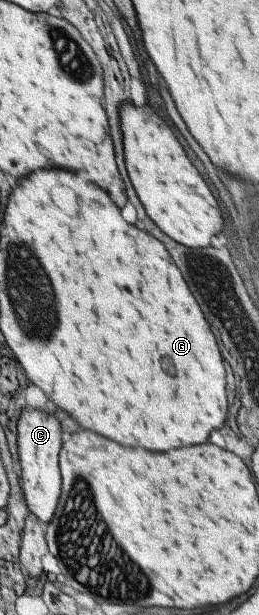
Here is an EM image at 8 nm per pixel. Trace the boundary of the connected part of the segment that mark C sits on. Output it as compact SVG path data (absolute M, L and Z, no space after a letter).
M24 409L18 424L18 460L21 465L20 487L31 514L40 521L52 521L62 495L61 453L66 434L60 421L44 409Z

